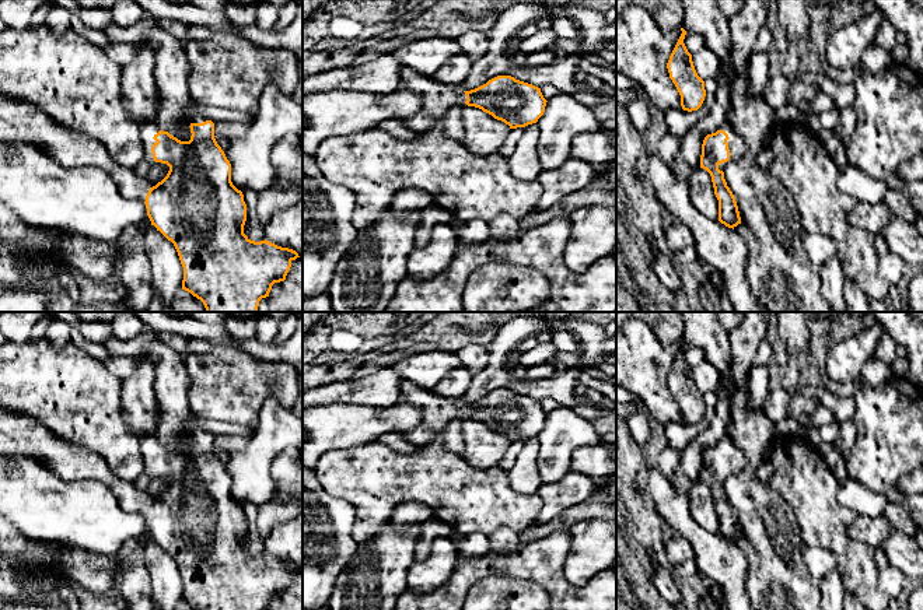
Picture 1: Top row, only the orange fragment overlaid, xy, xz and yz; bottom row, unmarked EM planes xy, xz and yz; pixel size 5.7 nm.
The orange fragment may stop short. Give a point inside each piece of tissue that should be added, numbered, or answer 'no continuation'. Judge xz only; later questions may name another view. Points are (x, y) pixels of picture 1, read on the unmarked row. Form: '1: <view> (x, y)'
1: xz (437, 412)

